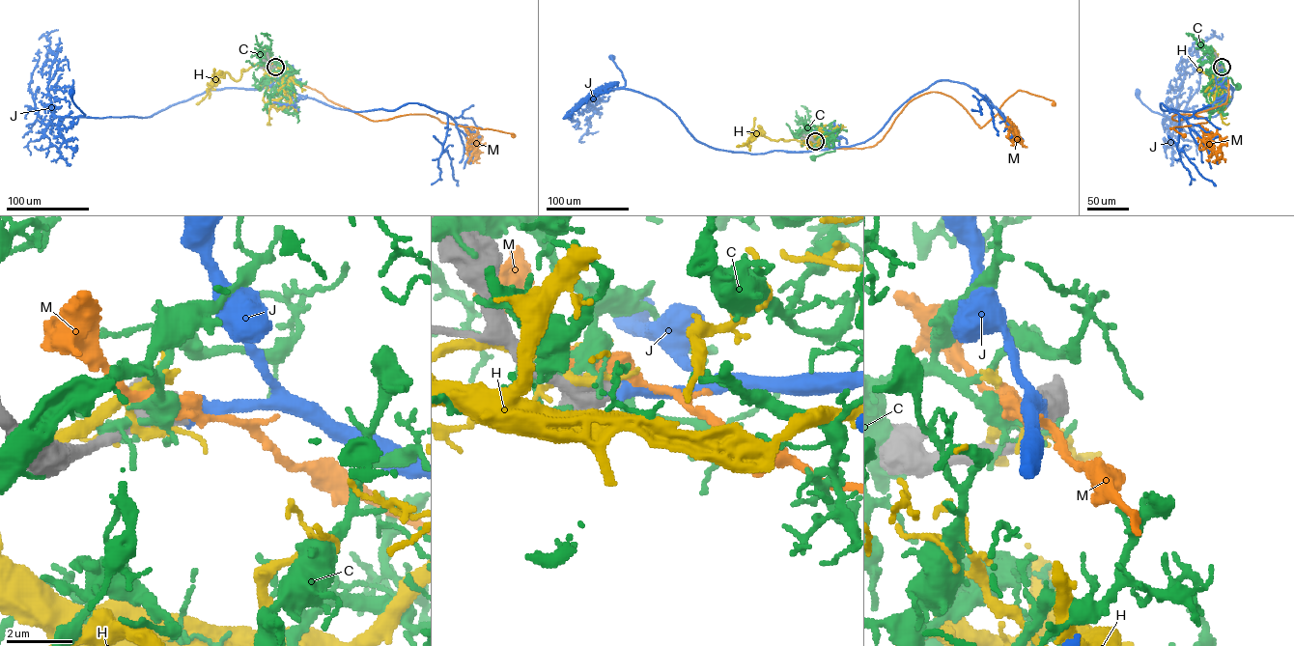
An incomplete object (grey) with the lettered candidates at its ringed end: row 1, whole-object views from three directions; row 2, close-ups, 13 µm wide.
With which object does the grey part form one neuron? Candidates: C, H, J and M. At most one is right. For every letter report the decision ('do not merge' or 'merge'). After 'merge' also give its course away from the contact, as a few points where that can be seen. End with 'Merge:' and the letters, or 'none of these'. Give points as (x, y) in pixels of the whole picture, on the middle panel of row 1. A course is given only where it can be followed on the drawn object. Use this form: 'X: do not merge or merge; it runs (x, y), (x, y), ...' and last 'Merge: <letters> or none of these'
C: do not merge
H: do not merge
J: merge; it runs (815, 141), (830, 141), (831, 146), (750, 154), (710, 147), (657, 99), (617, 89), (625, 80), (611, 57)
M: do not merge
Merge: J

